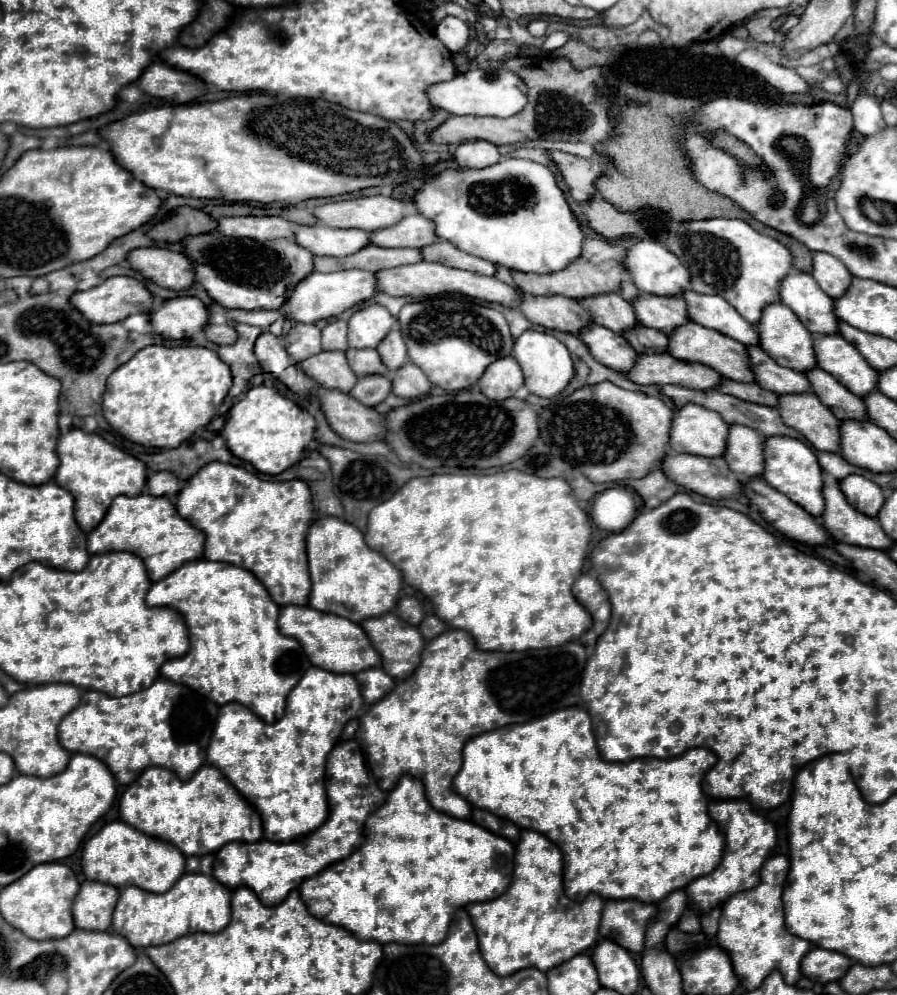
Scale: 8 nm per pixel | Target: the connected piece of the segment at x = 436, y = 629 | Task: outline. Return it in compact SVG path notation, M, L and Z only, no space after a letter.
M427 616L421 624L419 624L419 630L421 630L421 634L423 634L423 638L425 640L433 640L433 638L437 638L443 630L445 630L445 624L437 618L437 616Z

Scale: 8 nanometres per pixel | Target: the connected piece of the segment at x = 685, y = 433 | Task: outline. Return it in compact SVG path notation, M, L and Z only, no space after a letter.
M685 404L673 414L669 448L695 456L723 456L727 424L723 418L703 406Z

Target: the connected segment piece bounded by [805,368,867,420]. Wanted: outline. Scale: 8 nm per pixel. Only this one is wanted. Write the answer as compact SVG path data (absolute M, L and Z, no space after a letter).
M811 368L805 372L805 376L811 384L811 390L839 420L867 420L863 400L845 390L845 386L841 386L841 382L837 382L831 374L825 374L821 368Z

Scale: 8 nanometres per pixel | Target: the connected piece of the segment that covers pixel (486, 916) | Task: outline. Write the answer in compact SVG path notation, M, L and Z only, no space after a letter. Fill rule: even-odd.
M523 830L517 842L515 870L507 892L495 900L467 906L483 960L495 974L511 976L523 968L549 972L553 966L597 944L603 898L599 894L589 894L585 902L573 902L562 896L563 867L563 854L557 844L535 830Z

